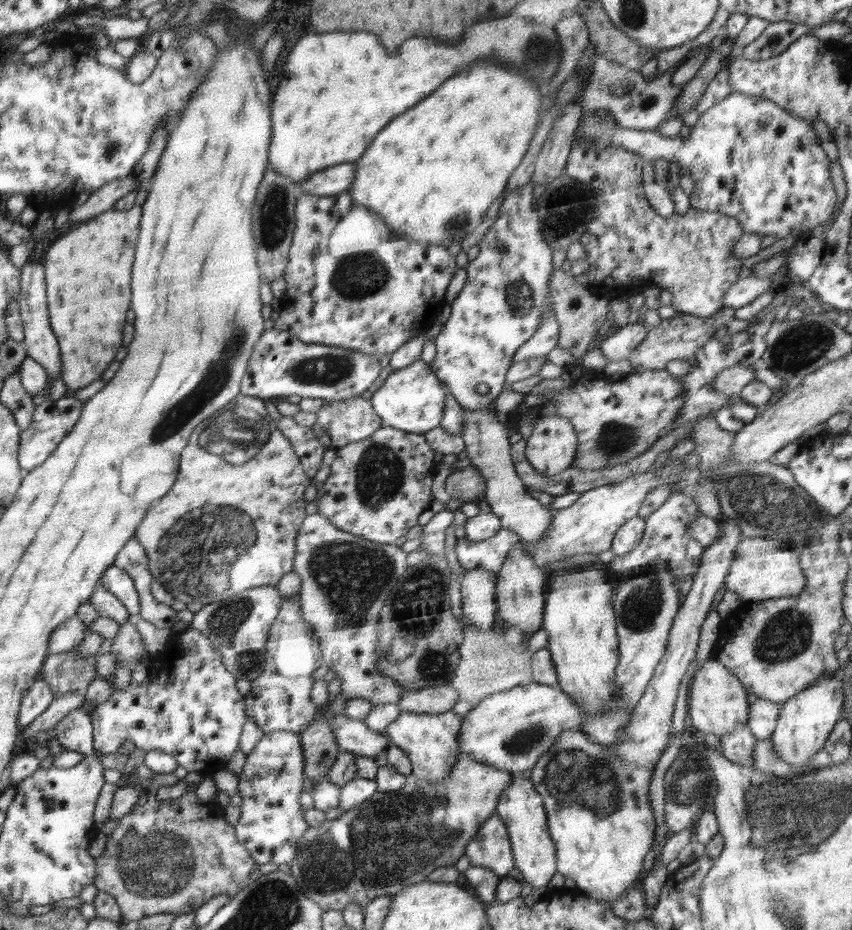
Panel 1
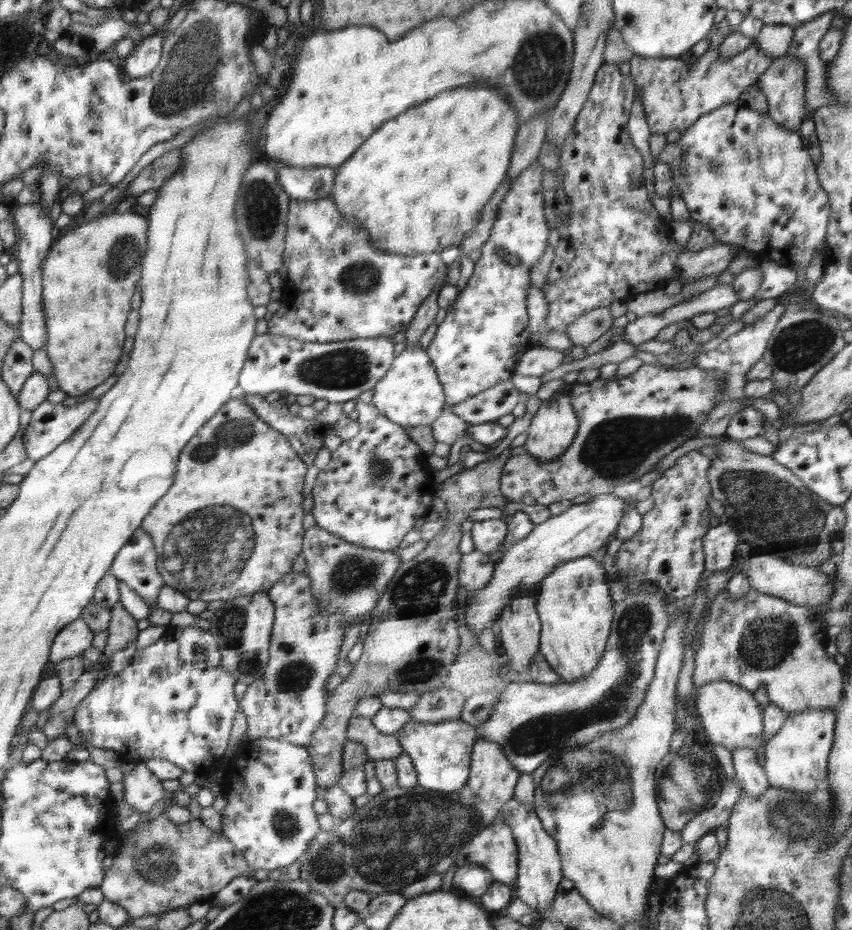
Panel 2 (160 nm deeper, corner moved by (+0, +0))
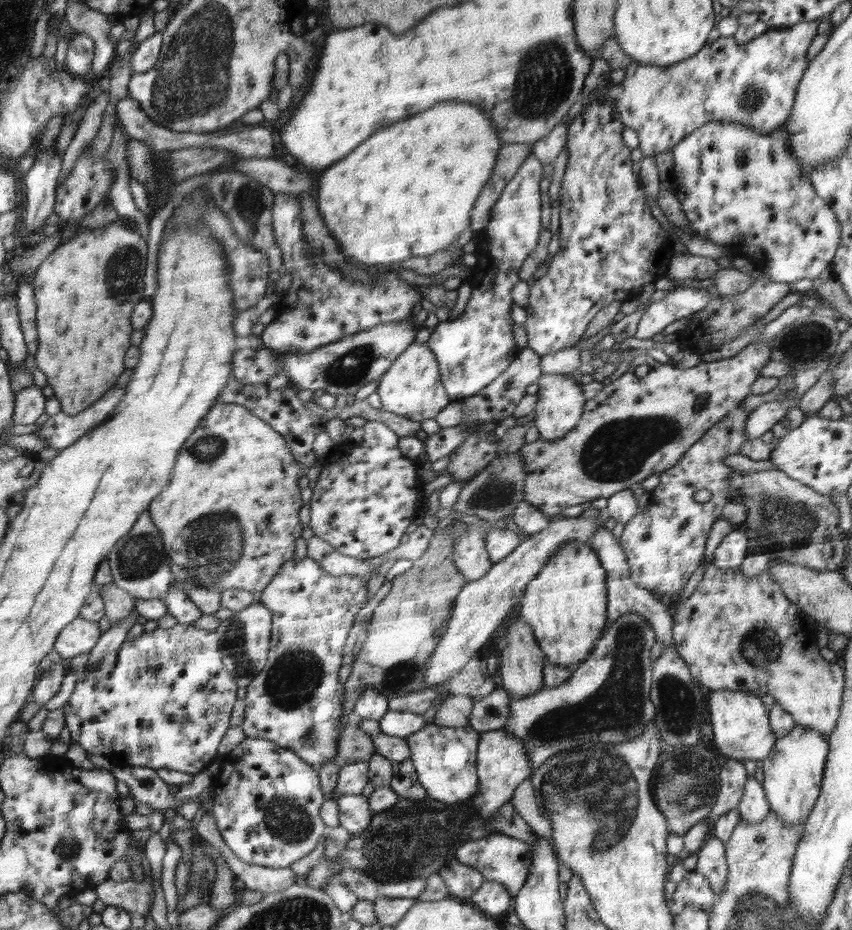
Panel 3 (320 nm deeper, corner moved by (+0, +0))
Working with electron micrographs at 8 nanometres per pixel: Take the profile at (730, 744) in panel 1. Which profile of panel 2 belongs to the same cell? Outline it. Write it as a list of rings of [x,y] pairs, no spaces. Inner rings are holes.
[[[735,748],[731,751],[732,762],[735,770],[735,779],[740,783],[741,790],[748,797],[758,797],[771,785],[768,783],[765,770],[756,759],[756,750],[753,748]]]

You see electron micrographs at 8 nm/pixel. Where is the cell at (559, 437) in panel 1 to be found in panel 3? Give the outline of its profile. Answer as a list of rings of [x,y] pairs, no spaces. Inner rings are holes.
[[[541,373],[537,380],[539,389],[537,391],[538,401],[532,414],[540,439],[548,439],[548,442],[562,438],[579,424],[583,416],[583,409],[587,400],[582,394],[582,385],[573,377],[558,373]]]

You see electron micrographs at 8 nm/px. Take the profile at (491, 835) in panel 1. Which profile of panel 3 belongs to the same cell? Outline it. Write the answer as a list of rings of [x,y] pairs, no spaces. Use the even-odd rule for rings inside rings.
[[[499,832],[490,833],[480,839],[466,841],[456,848],[455,857],[458,862],[478,870],[486,881],[503,884],[512,897],[516,897],[527,882],[529,869],[533,864],[532,846],[520,839]]]

